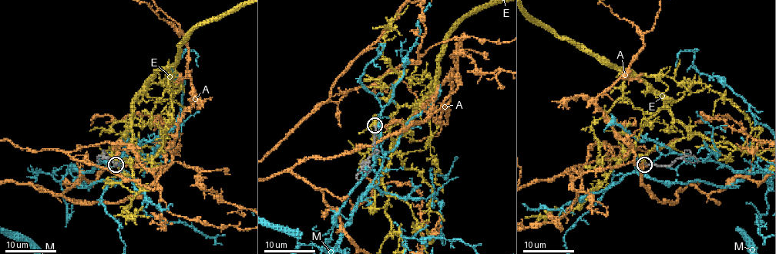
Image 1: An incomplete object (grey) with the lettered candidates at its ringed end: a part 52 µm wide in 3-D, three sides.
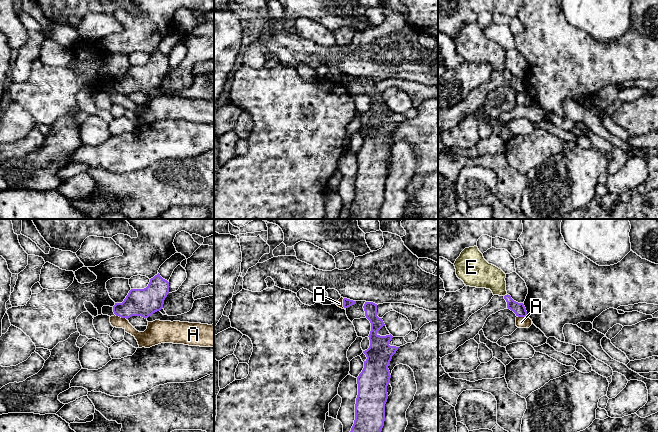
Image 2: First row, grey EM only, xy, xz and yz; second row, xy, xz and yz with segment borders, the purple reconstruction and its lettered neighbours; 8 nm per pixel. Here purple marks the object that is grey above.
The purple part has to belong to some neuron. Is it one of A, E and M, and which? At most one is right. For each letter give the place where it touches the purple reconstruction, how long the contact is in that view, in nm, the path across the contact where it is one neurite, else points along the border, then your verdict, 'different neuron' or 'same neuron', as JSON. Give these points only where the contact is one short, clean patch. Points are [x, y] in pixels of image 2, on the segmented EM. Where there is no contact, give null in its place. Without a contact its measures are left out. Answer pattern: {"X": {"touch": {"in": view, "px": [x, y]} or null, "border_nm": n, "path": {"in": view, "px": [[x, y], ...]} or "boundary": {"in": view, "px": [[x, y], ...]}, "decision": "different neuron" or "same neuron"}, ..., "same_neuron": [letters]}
{"A": {"touch": {"in": "xy", "px": [121, 317]}, "border_nm": 100, "decision": "different neuron"}, "E": {"touch": {"in": "yz", "px": [505, 295]}, "border_nm": 40, "decision": "different neuron"}, "M": {"touch": null, "decision": "different neuron"}, "same_neuron": []}

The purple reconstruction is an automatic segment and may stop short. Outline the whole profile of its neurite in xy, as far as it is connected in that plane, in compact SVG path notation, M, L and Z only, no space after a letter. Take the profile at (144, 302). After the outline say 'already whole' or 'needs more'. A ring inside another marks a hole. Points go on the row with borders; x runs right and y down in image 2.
M158 273L144 289L131 289L122 303L115 303L113 312L121 318L141 316L148 318L163 308L169 293L169 282Z; already whole

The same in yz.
M508 294L505 296L494 295L486 306L472 314L463 325L450 332L438 334L438 357L442 358L451 354L466 341L474 339L490 315L507 308L518 317L527 316L523 303L514 301Z; needs more

